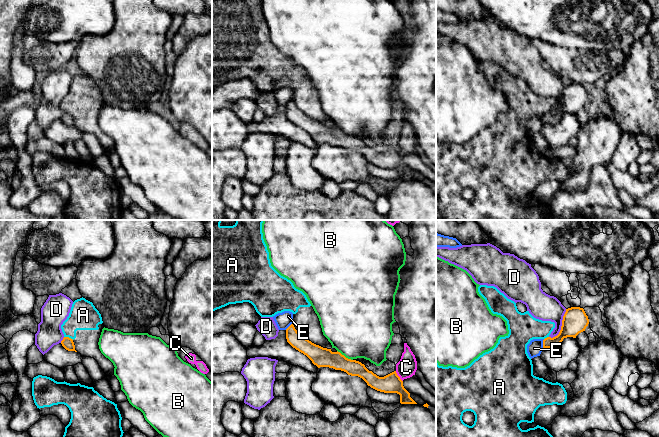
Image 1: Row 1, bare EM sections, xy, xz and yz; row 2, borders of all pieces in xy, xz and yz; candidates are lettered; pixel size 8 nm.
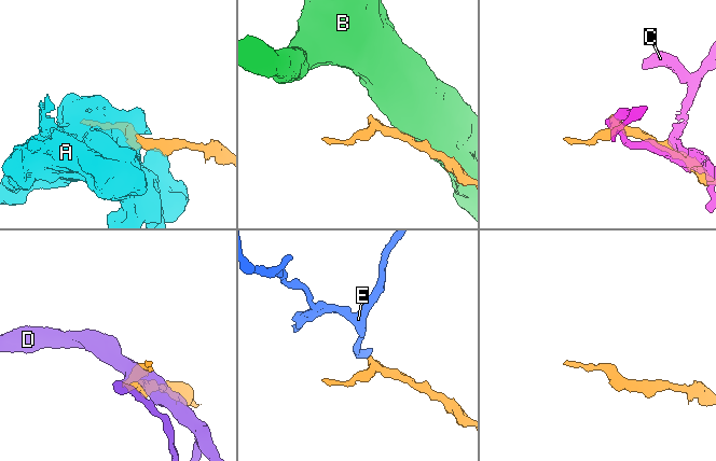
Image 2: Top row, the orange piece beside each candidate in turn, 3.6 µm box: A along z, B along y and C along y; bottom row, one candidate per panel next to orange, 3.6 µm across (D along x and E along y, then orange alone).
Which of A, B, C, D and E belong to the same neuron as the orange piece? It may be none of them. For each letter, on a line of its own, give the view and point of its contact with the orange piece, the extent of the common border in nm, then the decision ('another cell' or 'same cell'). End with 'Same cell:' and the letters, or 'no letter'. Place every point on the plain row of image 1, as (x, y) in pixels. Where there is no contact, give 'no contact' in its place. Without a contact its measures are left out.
A: contact xy (68, 113); length 80 nm; another cell
B: contact xz (344, 132); length 150 nm; another cell
C: contact xz (398, 152); length 110 nm; another cell
D: contact yz (561, 102); length 280 nm; another cell
E: contact yz (543, 120); length 80 nm; another cell
Same cell: no letter

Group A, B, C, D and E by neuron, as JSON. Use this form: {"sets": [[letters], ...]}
{"sets": [["A"], ["B"], ["C"], ["D"], ["E"]]}

